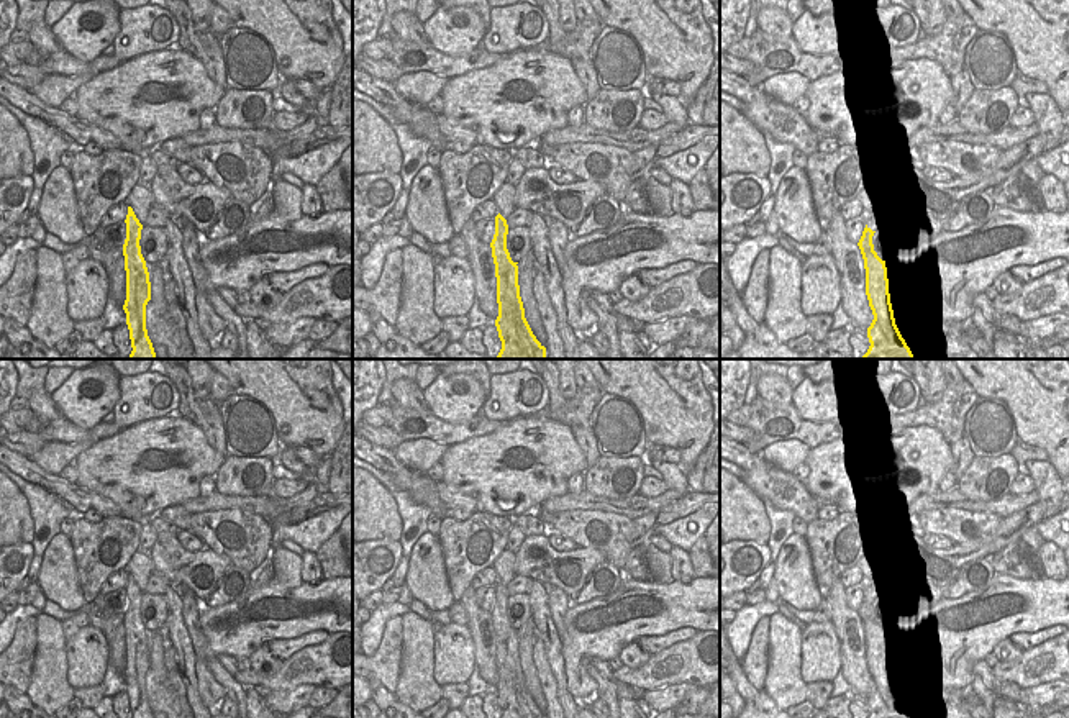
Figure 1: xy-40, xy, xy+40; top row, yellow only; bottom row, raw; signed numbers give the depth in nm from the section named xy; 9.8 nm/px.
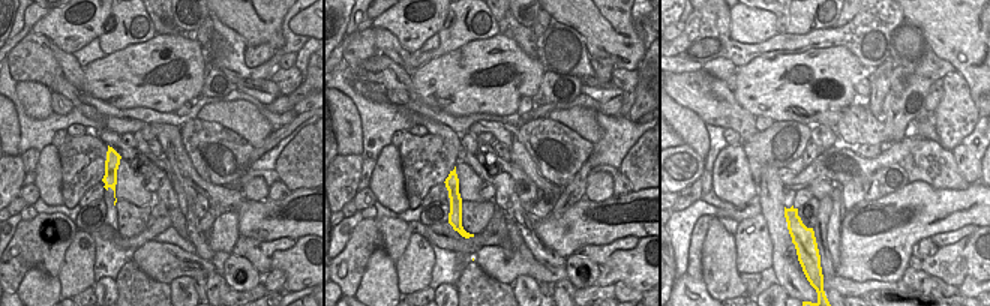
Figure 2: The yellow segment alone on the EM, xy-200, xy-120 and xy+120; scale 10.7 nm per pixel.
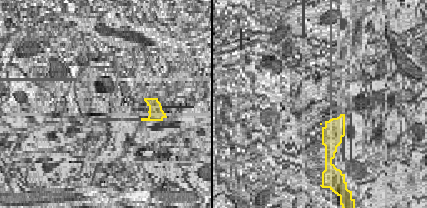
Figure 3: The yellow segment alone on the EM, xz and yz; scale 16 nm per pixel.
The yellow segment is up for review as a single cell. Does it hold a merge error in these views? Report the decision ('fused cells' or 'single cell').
fused cells

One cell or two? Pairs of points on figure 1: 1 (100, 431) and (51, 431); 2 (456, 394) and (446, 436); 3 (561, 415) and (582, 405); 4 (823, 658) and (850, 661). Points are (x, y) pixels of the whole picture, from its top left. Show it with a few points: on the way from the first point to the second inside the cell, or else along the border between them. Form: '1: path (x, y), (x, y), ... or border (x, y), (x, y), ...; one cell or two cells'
1: path (89, 435), (63, 431); one cell
2: border (428, 407), (451, 423), (464, 423), (479, 413); two cells
3: path (566, 415), (573, 415), (577, 410); one cell
4: border (832, 622), (837, 631), (841, 668); two cells

